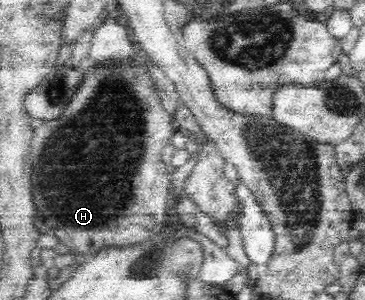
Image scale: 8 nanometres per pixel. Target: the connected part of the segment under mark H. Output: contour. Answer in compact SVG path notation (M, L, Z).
M140 53L133 60L130 58L129 60L95 63L87 71L83 71L82 79L69 100L58 119L44 122L32 133L30 181L33 203L35 204L35 217L33 217L35 227L41 234L55 235L58 241L65 245L73 255L79 253L79 255L89 255L90 257L94 257L103 248L131 247L159 235L164 231L163 225L173 201L171 169L163 162L161 155L164 147L170 143L171 137L178 131L178 128L175 126L175 120L164 111L157 88L155 88L155 80L153 80L149 62Z

